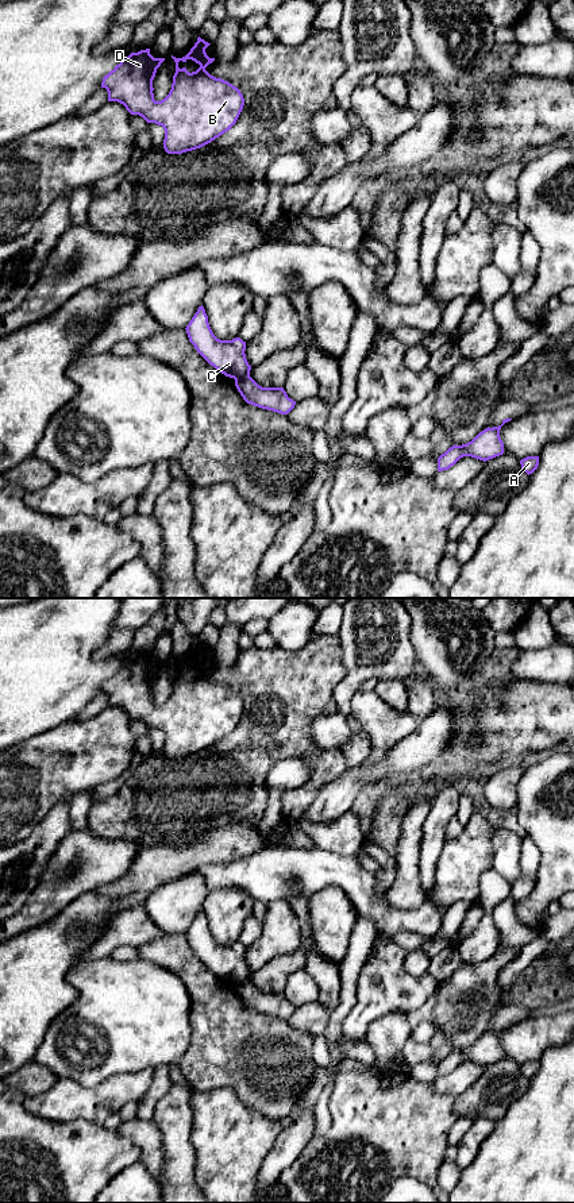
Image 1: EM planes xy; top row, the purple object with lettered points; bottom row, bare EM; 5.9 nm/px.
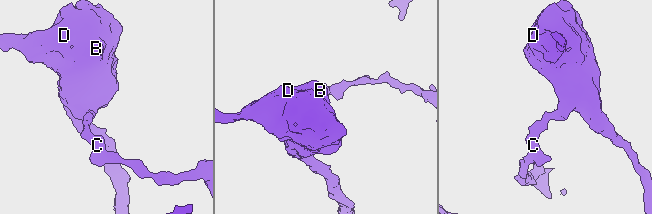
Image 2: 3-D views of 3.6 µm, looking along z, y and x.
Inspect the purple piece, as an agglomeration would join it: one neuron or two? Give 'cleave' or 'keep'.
cleave

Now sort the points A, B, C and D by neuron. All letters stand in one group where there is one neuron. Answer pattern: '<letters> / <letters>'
A / B C D

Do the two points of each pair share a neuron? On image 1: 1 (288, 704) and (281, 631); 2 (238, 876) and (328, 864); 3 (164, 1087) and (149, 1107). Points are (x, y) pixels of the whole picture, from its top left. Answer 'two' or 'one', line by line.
1: two
2: one
3: one

